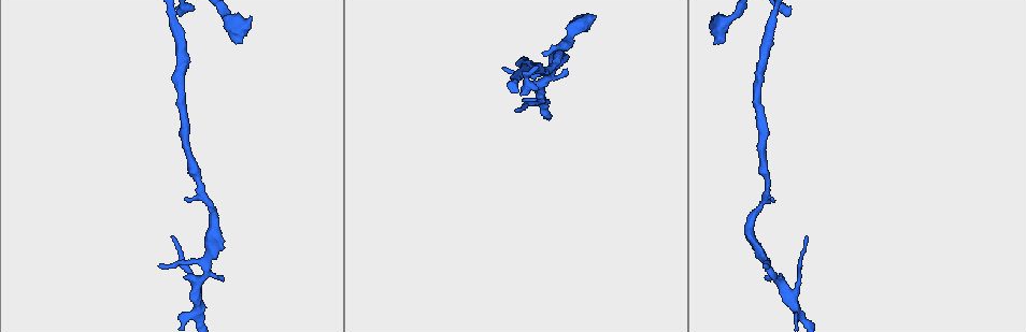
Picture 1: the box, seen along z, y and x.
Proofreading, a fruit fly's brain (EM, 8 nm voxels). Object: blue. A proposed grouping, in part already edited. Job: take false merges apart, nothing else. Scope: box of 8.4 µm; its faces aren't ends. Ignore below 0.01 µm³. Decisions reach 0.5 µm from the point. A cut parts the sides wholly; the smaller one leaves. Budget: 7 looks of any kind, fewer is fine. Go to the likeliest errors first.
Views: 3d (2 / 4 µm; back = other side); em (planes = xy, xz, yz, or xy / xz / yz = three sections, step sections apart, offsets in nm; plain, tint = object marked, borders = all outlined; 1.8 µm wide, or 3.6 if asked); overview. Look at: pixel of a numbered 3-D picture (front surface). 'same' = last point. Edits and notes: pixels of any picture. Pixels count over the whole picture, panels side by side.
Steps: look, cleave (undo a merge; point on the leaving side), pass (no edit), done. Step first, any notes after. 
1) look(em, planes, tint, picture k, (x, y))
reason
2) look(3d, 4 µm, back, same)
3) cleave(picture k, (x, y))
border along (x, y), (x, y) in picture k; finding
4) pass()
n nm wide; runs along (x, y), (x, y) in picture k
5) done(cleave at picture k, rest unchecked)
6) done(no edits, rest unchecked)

look(3d, 4 µm, back, picture 1, (787, 287))
sharp bend

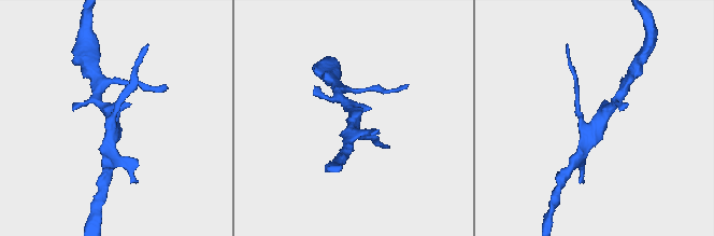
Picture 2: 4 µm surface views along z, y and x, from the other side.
look(em, yz, step 16, tint, picture 2, (355, 115))
shape alone is not enough

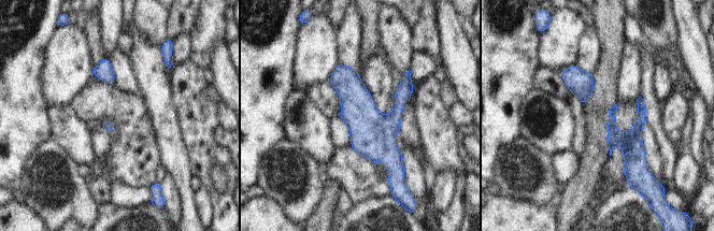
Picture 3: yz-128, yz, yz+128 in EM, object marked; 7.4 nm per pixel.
look(em, planes, tint, same)
another direction

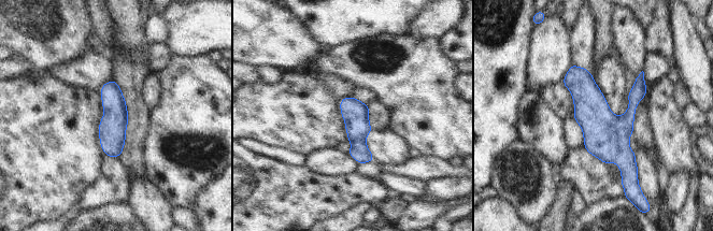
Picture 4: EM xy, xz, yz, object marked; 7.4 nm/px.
pass()
runs along (573, 68), (627, 172) in picture 4; one neuron here

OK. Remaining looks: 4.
look(em, planes, tint, picture 1, (174, 10))
narrows sharply

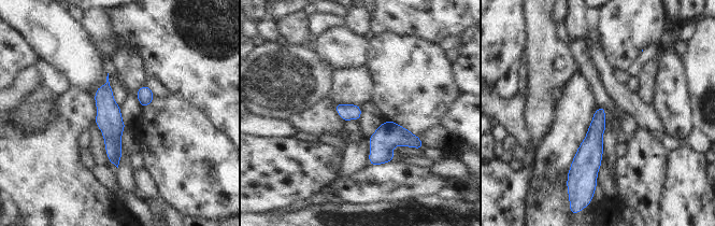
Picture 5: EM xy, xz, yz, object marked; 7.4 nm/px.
pass()
runs along (106, 86), (116, 161) in picture 5; one neuron here

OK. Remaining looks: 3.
look(3d, 2 µm, picture 1, (758, 208))
thin neck

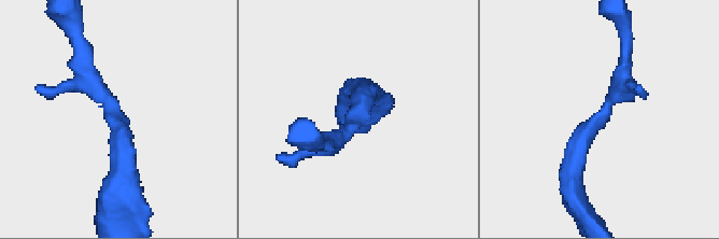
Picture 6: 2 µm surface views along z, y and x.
look(em, xy, step 16, tint, picture 6, (347, 123))
arms of 170, 200 nm; need the tissue

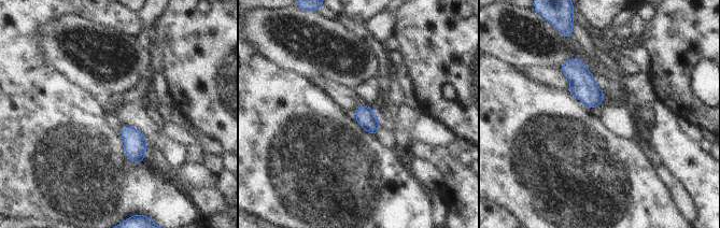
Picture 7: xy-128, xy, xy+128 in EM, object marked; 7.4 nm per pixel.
look(em, planes, tint, same)
another direction

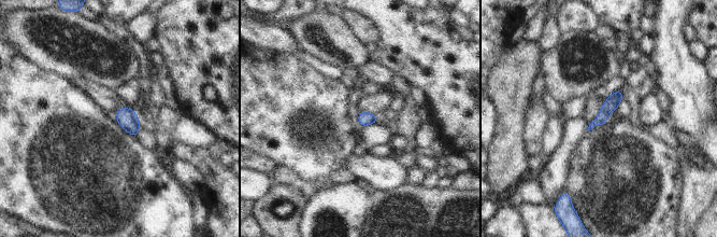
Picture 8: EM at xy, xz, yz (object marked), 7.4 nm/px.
pass()
runs along (619, 94), (604, 114), (594, 123) in picture 8; continuous, no second neuron

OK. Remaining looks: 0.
done(no edits, rest unchecked)

